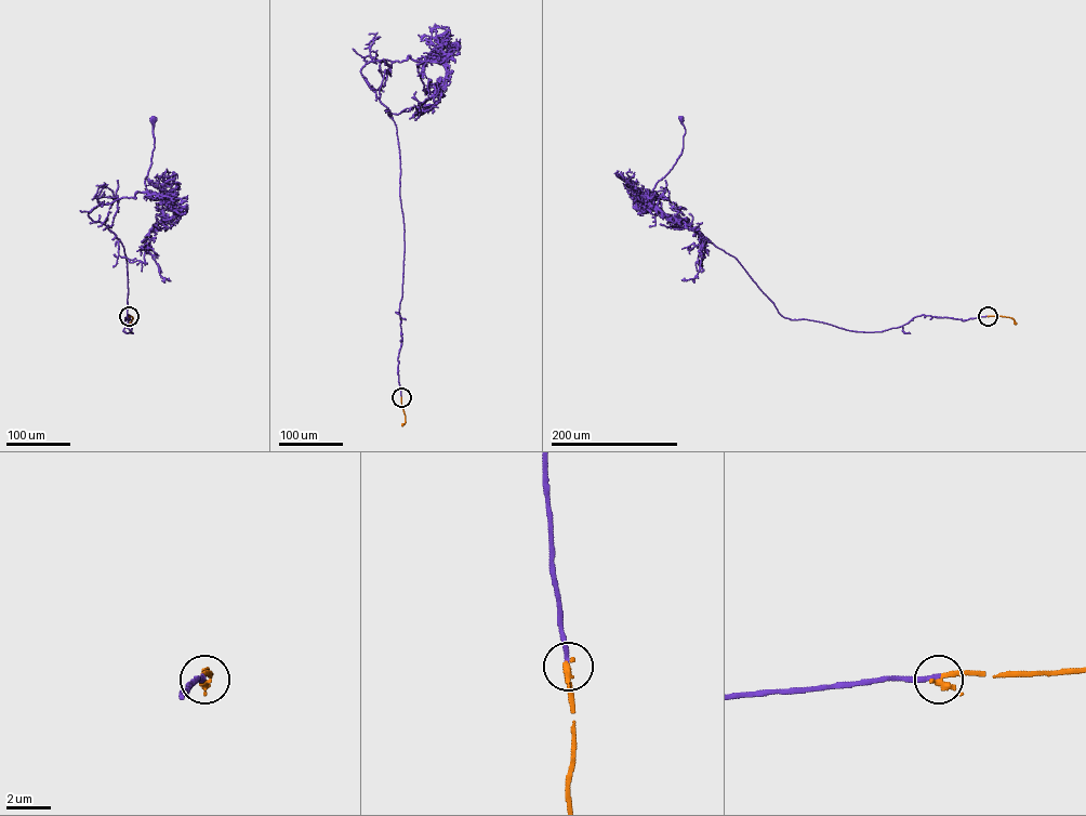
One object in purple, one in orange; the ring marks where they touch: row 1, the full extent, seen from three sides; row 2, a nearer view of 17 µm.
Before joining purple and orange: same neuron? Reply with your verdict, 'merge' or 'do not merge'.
merge

